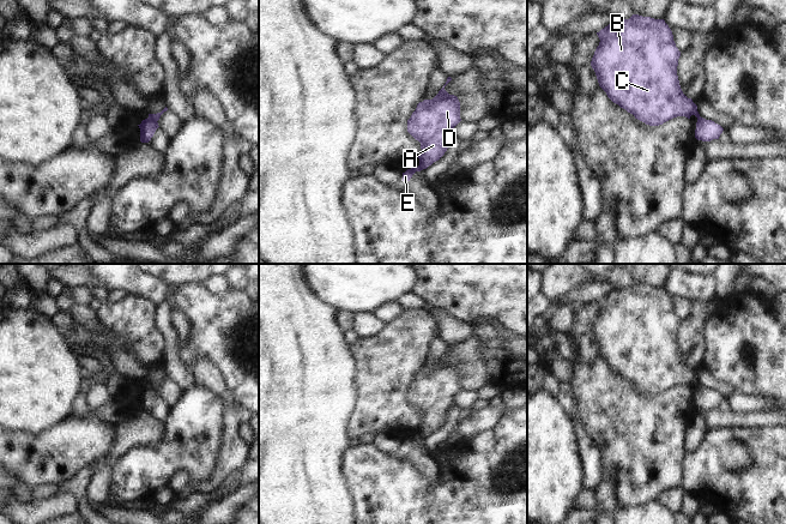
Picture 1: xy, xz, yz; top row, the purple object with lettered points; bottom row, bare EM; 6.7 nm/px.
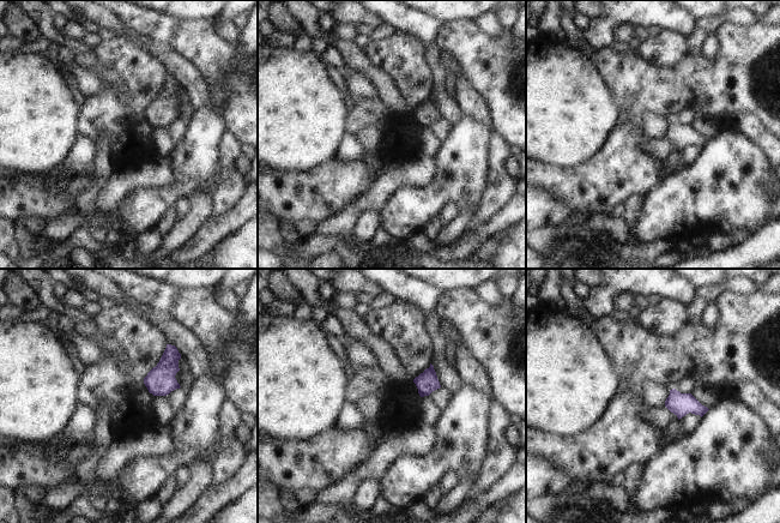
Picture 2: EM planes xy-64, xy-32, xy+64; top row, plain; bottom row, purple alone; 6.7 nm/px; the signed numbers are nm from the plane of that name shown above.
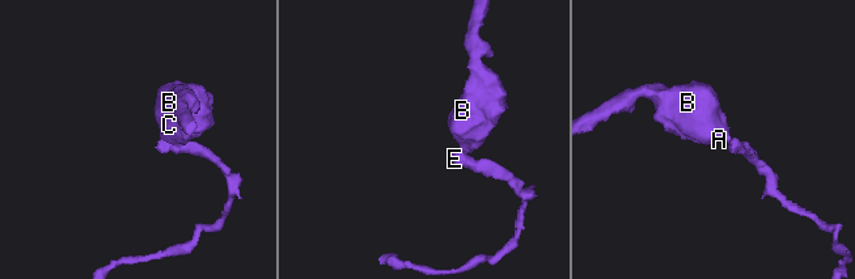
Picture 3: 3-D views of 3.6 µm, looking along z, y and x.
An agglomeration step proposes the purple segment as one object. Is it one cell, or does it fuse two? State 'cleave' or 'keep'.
cleave

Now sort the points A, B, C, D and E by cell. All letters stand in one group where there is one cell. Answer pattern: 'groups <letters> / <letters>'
groups A B C D / E

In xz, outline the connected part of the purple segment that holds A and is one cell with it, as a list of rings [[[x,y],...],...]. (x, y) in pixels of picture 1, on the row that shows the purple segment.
[[[451,77],[447,78],[446,84],[439,91],[439,94],[433,100],[424,100],[417,104],[416,110],[412,113],[411,118],[407,120],[407,132],[421,143],[421,155],[419,167],[427,169],[434,162],[439,161],[448,149],[448,143],[454,139],[453,131],[454,127],[461,121],[460,119],[460,102],[457,96],[449,95],[445,86],[452,80]]]

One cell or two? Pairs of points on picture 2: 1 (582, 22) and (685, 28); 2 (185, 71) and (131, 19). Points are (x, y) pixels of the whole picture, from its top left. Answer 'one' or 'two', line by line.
1: two
2: two

